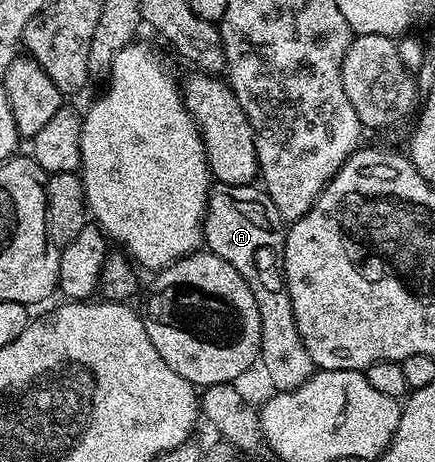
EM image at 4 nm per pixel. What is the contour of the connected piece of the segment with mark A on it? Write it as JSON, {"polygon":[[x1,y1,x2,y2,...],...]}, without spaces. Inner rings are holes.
{"polygon":[[255,185,212,186,207,198,207,216,203,219,203,237,206,250,221,261,229,261,249,285,261,313,261,345,259,363,275,391,295,391,317,368,309,349,301,341,297,321,293,317,293,301,289,297,287,279,283,275,283,254,287,227,277,205,267,192]]}

